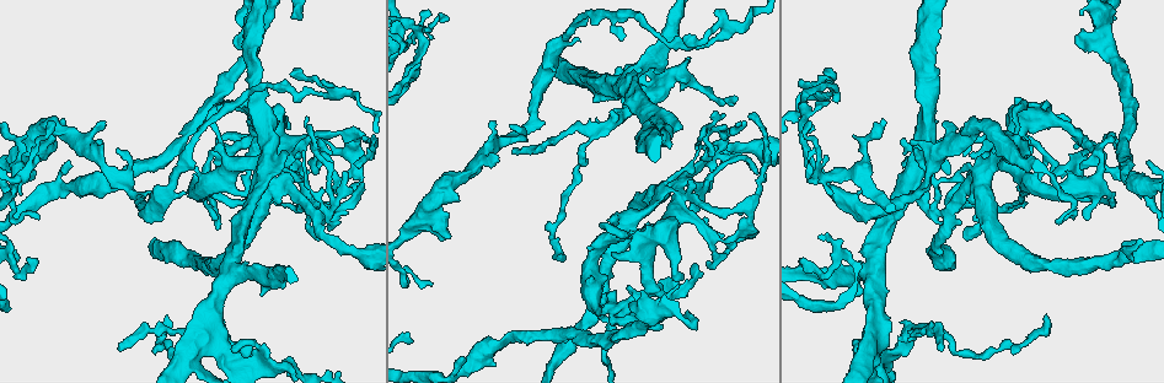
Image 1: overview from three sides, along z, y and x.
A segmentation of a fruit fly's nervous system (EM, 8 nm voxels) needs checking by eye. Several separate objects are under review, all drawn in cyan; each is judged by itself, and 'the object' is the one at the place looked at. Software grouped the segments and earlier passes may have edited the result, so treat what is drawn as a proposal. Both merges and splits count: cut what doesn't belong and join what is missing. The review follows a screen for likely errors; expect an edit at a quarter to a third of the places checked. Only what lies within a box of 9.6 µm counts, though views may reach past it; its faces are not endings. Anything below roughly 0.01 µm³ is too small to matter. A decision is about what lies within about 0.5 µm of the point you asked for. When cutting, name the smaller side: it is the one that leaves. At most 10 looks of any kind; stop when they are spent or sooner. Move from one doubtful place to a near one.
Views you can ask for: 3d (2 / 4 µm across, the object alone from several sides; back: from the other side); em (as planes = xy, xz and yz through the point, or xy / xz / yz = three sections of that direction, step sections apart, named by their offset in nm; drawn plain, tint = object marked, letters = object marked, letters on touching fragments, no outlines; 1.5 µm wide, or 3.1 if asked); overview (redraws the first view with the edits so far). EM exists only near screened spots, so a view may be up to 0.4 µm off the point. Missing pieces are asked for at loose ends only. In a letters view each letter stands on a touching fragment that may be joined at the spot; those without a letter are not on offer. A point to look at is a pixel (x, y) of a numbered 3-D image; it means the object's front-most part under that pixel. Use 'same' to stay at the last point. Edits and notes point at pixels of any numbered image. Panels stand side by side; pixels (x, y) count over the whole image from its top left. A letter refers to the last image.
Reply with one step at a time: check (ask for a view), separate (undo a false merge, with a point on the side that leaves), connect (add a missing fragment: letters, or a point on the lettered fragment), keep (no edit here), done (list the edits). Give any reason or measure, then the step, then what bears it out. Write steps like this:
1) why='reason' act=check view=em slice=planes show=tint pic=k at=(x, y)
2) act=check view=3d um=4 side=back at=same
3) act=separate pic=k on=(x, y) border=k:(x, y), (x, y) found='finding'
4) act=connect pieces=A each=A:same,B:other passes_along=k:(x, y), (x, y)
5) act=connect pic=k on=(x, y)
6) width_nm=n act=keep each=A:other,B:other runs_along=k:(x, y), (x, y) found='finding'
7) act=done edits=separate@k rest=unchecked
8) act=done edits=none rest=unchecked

why='branch stops here' act=check view=em slice=planes show=letters pic=1 at=(715, 112)

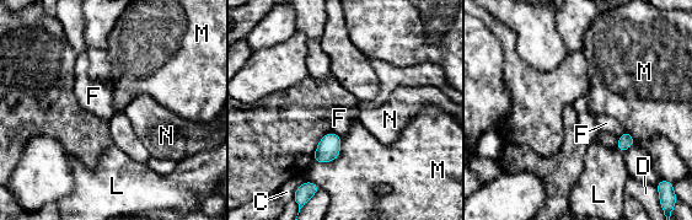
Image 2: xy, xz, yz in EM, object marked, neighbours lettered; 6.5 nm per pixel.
act=keep each=C:other,D:other,F:other,L:other,M:other,N:other border=2:(332, 130), (341, 137) found='no lettered fragment goes on from it'

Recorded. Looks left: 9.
why='free end' act=check view=3d um=4 pic=1 at=(290, 75)

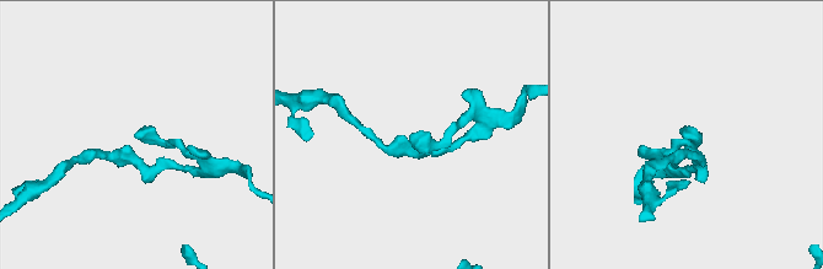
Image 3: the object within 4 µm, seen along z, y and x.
act=check view=em slice=planes show=tint pic=3 at=(686, 131)

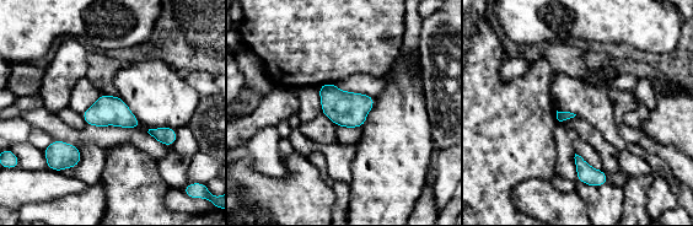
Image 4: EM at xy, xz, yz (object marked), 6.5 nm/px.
act=check view=em slice=planes show=letters at=same

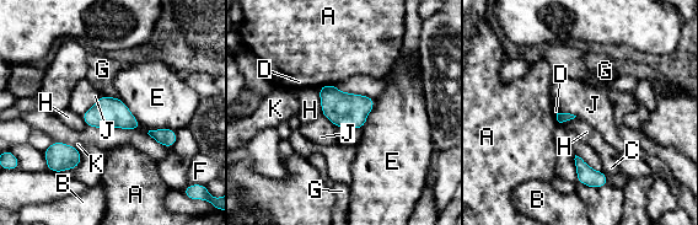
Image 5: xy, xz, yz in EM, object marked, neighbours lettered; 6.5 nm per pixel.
act=keep each=A:other,B:other,C:other,D:other,E:other,F:other,G:other,H:other,J:other,K:other border=5:(101, 95), (81, 116) found='no lettered fragment goes on from it'

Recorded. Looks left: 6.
why='branch stops here' act=check view=3d um=2 pic=1 at=(900, 352)

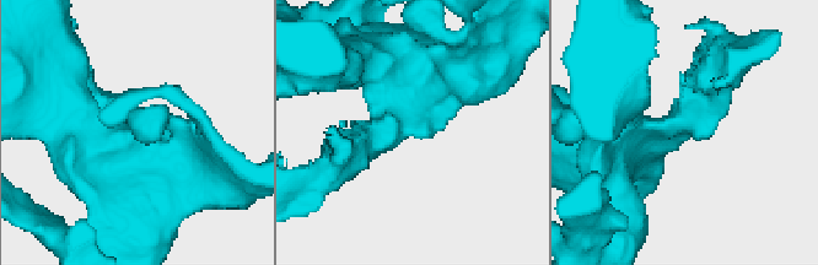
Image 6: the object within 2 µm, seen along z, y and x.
why='need the tissue' act=check view=em slice=xz step=4 show=letters pic=6 at=(442, 126)

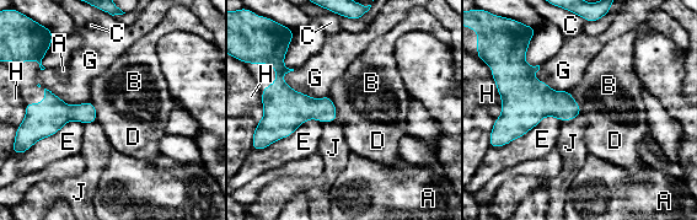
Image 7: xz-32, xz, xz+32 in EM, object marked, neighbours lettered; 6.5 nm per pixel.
act=keep each=A:other,B:other,C:other,D:other,E:other,G:other,H:other,J:other border=7:(577, 117), (562, 122) found='no lettered fragment goes on from it'

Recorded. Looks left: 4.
why='tapers out' act=check view=em um=3.1 slice=planes show=letters pic=1 at=(67, 162)

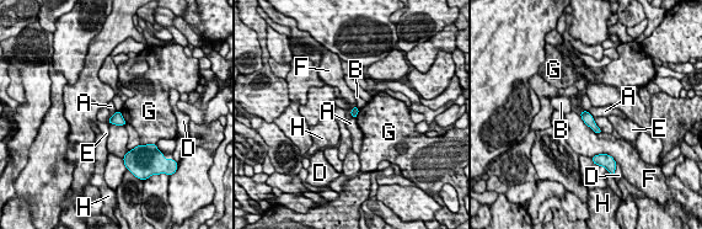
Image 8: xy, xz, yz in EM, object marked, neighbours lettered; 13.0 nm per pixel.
width_nm=100 act=keep each=A:other,B:other,D:other,E:other,F:other,G:other,H:other border=8:(350, 107), (350, 115), (354, 118) found='no lettered fragment goes on from it'

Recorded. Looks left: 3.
act=done edits=none rest=unchecked

